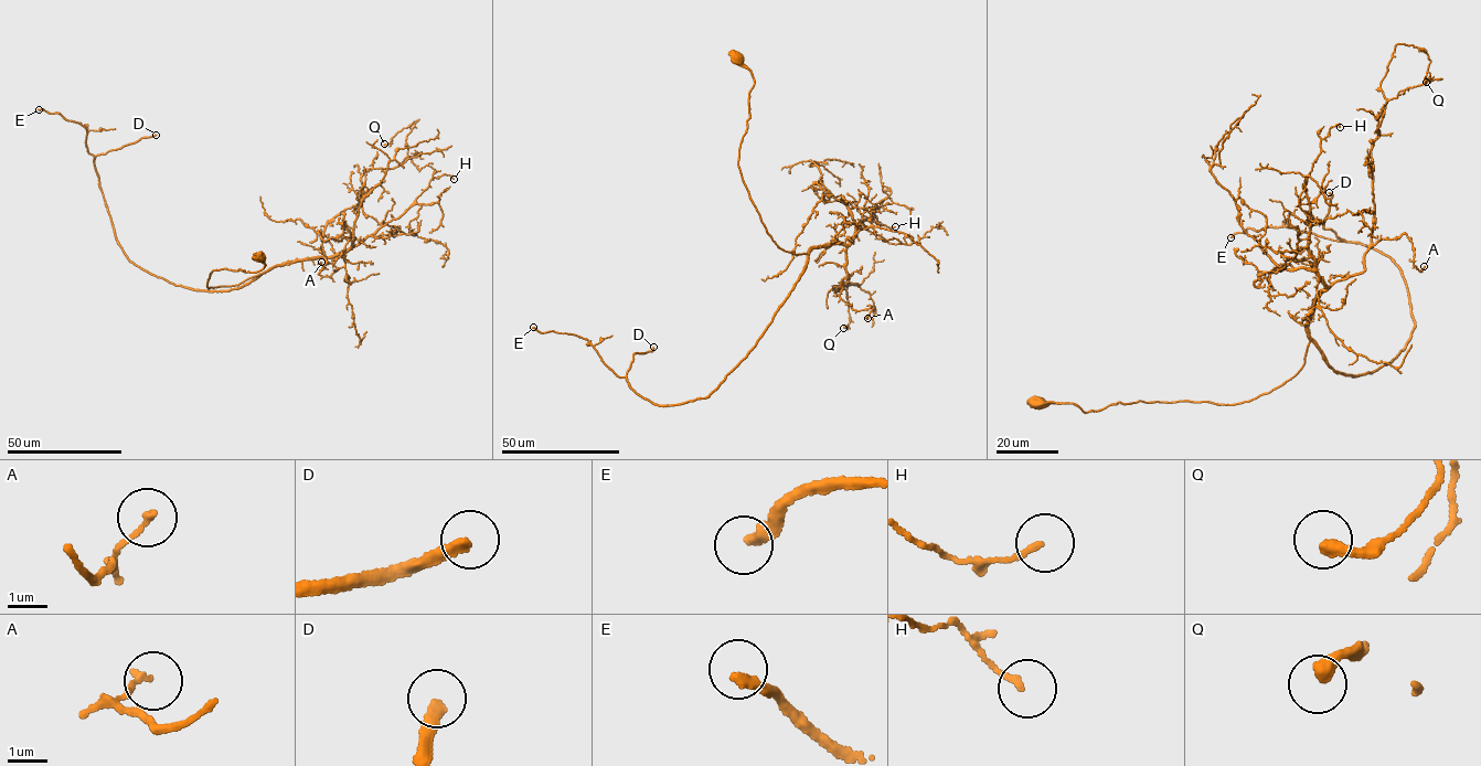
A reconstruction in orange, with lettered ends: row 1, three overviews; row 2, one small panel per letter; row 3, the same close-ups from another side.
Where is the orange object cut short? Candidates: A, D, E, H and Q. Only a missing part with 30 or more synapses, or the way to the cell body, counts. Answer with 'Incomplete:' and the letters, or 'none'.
Incomplete: D, E

